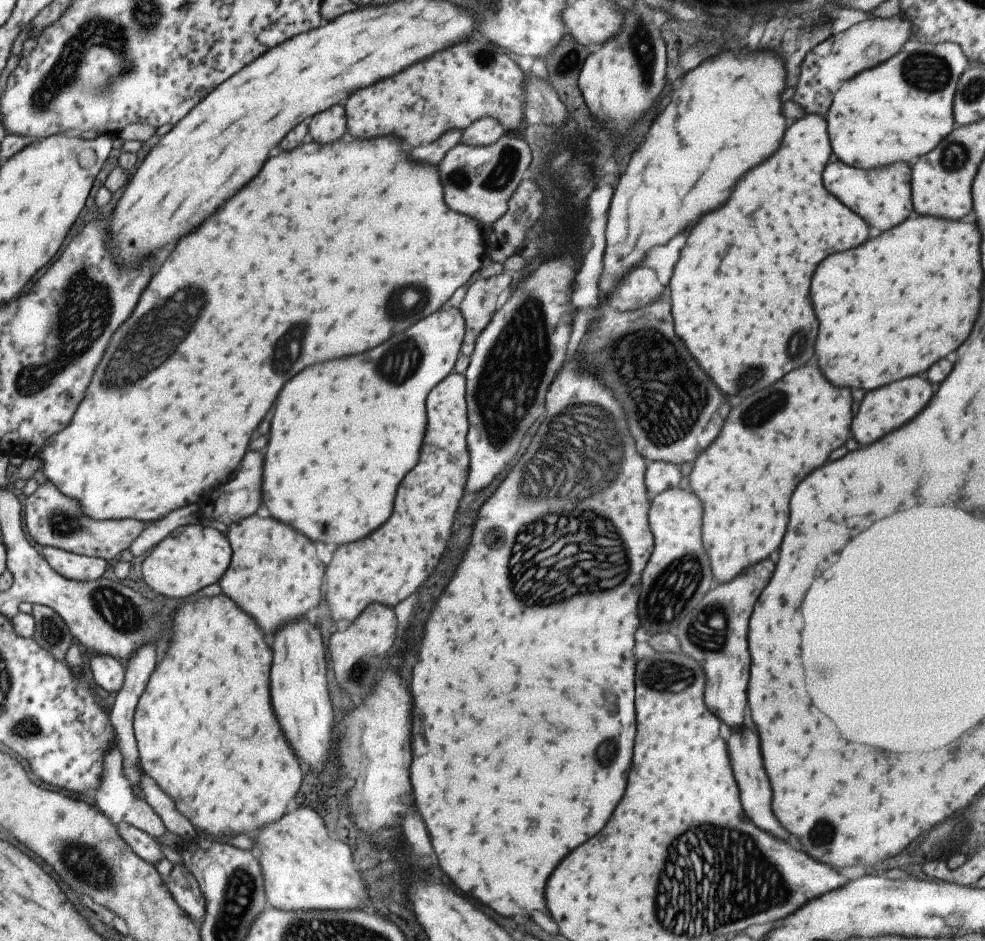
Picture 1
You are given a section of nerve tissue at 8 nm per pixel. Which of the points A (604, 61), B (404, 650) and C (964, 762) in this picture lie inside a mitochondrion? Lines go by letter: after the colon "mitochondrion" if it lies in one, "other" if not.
A: other
B: other
C: other

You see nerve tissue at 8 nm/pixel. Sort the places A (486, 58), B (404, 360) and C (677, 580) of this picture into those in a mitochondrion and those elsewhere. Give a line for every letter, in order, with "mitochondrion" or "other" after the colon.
A: mitochondrion
B: mitochondrion
C: mitochondrion

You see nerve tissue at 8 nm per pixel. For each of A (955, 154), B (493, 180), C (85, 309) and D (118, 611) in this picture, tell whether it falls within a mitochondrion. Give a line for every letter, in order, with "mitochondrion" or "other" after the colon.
A: mitochondrion
B: mitochondrion
C: mitochondrion
D: mitochondrion

